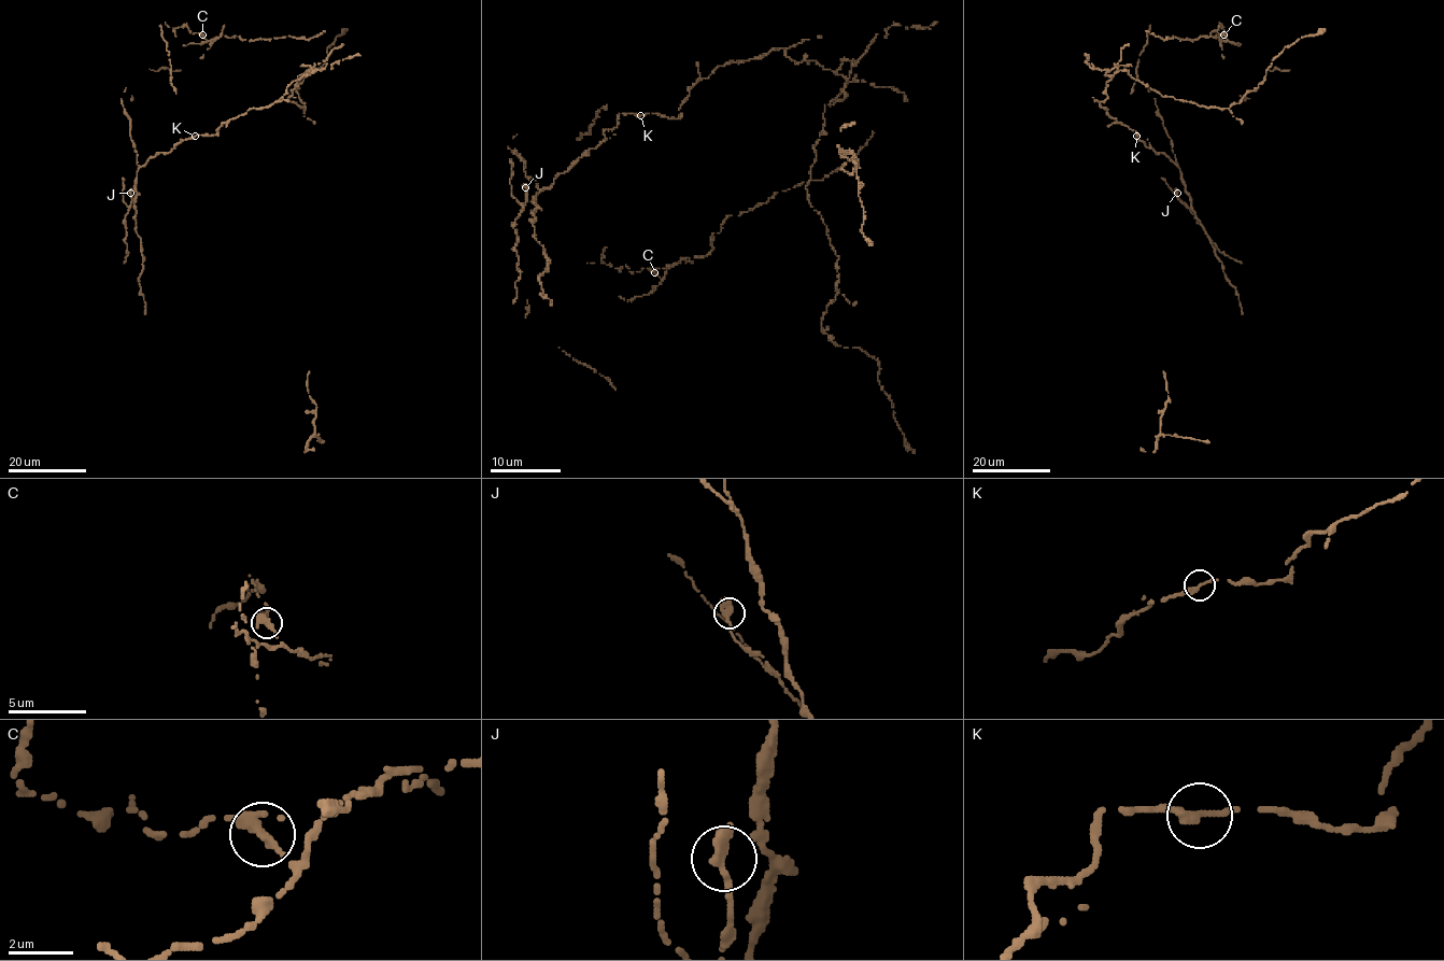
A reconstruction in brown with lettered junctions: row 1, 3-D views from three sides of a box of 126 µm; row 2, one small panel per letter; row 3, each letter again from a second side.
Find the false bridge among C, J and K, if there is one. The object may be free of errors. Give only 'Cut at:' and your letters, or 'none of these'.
Cut at: C

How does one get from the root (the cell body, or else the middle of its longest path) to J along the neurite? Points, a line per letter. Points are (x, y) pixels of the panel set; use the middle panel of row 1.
J: (640, 115), (619, 113), (617, 126), (603, 132), (599, 145), (534, 196), (533, 212), (524, 210), (525, 187)

